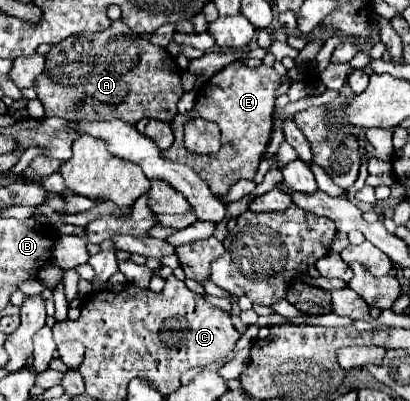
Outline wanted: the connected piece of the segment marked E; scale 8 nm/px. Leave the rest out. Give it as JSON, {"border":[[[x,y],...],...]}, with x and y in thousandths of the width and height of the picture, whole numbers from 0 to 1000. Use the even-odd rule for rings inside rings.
{"border":[[[585,155],[556,160],[546,175],[522,185],[512,200],[493,209],[478,239],[478,264],[459,284],[434,284],[420,299],[420,329],[429,339],[424,359],[400,379],[420,404],[449,404],[468,424],[478,424],[512,464],[517,484],[532,494],[546,494],[556,474],[590,444],[620,444],[629,409],[639,399],[639,384],[659,354],[663,314],[668,314],[668,249],[673,249],[673,219],[683,214],[683,190],[668,180],[668,170],[605,170]],[[468,294],[502,294],[537,314],[541,334],[541,364],[532,384],[502,384],[483,389],[454,374],[449,364],[449,309]]]}

